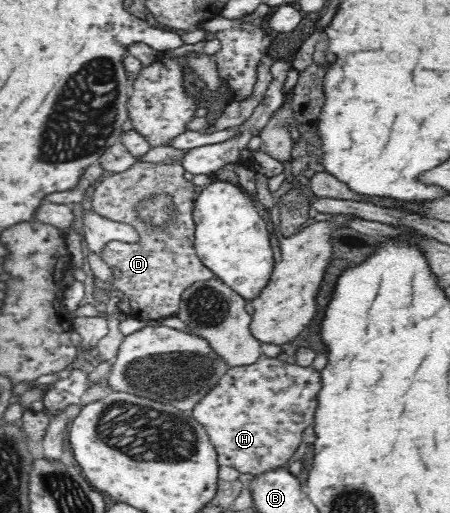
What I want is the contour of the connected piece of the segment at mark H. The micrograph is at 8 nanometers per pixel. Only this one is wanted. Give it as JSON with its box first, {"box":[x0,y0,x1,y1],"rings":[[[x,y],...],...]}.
{"box":[192,354,320,475],"rings":[[[262,354],[260,358],[254,362],[254,364],[230,368],[230,370],[224,374],[224,377],[220,380],[220,382],[218,382],[218,385],[213,390],[210,390],[210,392],[208,392],[206,396],[198,402],[198,405],[192,410],[192,413],[193,418],[206,429],[210,443],[217,451],[217,461],[219,466],[232,466],[232,468],[235,468],[242,474],[258,475],[286,464],[295,456],[298,448],[300,448],[303,444],[302,436],[304,436],[304,430],[312,424],[313,419],[315,418],[314,415],[318,407],[317,399],[320,390],[320,371],[311,366],[298,366],[296,363],[288,364],[276,359],[276,357],[268,358],[266,355]]]}

